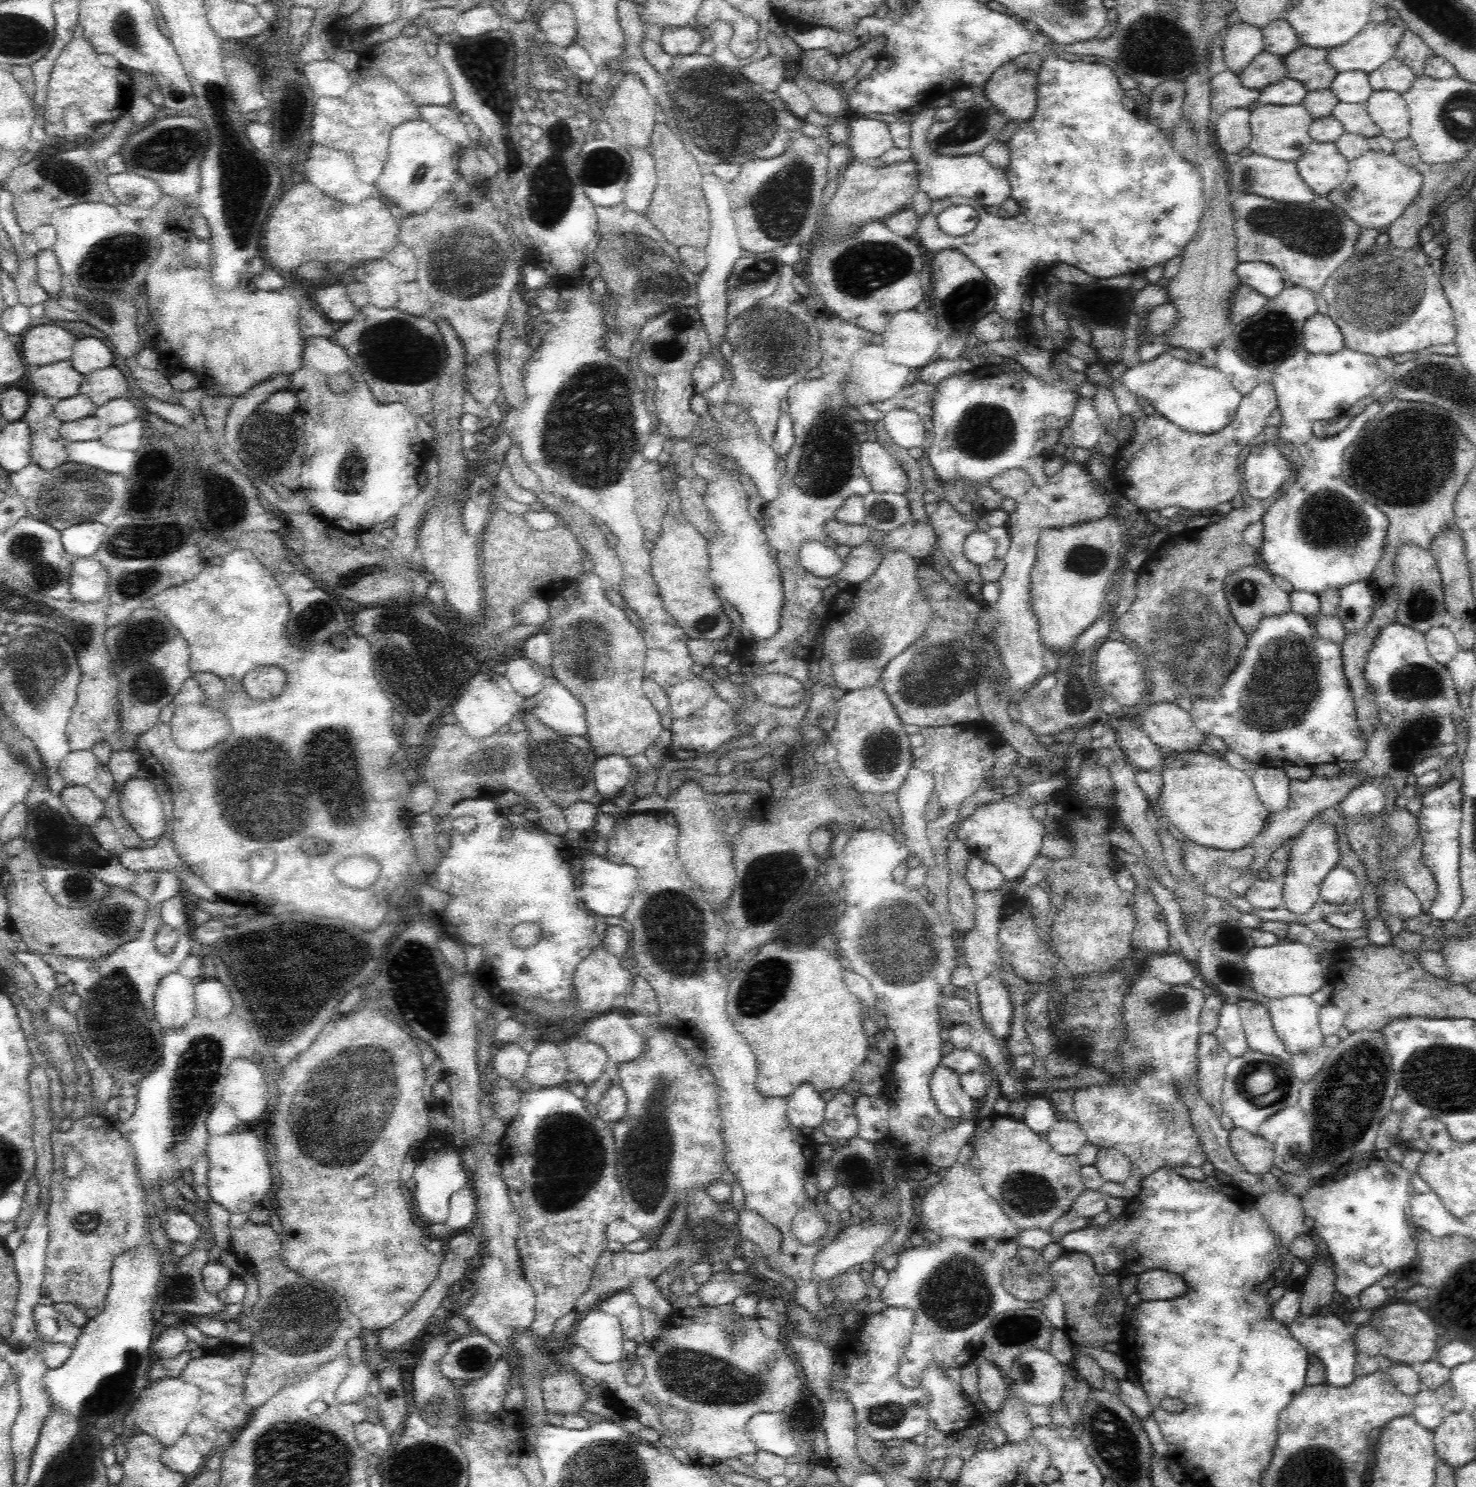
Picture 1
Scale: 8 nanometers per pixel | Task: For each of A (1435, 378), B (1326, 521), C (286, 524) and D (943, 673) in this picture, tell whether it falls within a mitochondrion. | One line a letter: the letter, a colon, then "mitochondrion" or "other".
A: mitochondrion
B: mitochondrion
C: other
D: mitochondrion

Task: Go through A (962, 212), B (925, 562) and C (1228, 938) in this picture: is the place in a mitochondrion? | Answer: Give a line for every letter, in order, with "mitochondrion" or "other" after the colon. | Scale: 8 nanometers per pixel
A: other
B: other
C: mitochondrion

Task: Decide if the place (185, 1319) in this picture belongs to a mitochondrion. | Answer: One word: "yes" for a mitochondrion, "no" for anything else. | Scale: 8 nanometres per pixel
no

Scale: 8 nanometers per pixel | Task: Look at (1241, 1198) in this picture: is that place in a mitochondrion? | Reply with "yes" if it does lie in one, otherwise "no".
no

